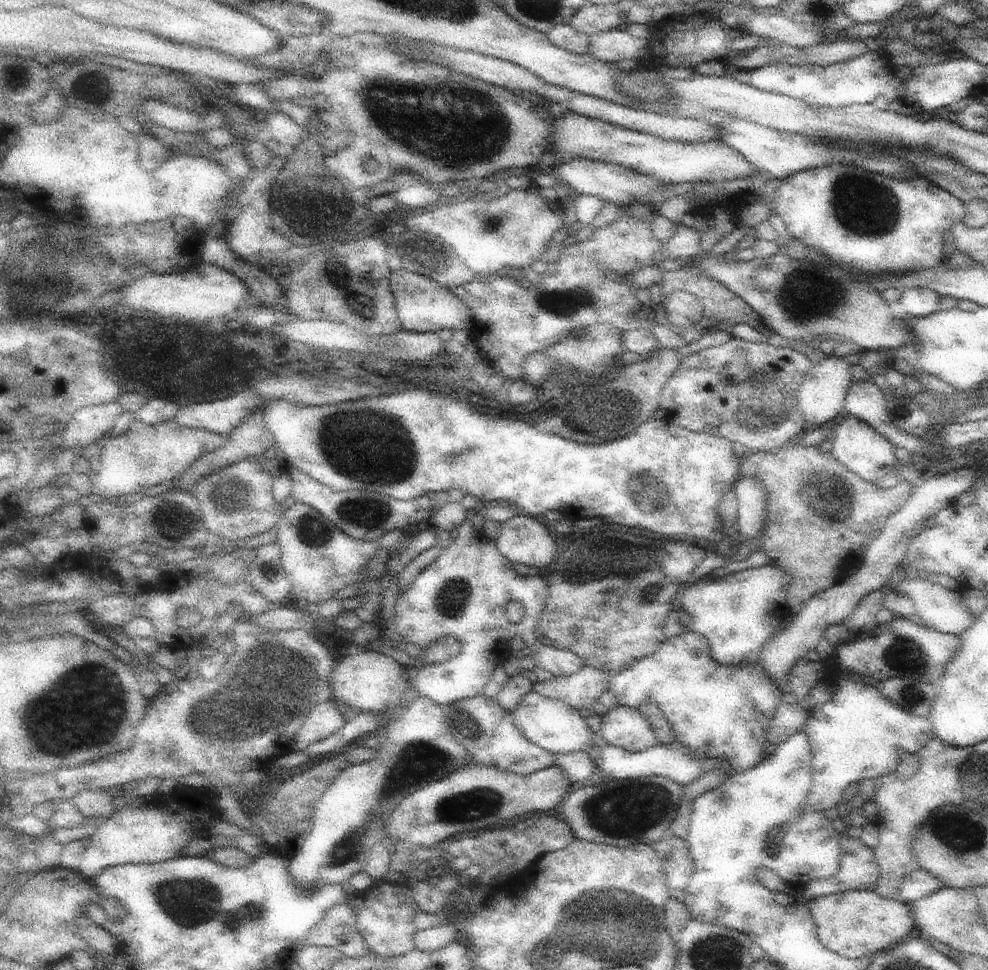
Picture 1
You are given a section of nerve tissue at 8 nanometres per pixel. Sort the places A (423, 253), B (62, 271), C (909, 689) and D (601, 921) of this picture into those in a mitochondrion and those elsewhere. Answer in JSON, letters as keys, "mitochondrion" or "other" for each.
{"A":"mitochondrion","B":"mitochondrion","C":"mitochondrion","D":"mitochondrion"}

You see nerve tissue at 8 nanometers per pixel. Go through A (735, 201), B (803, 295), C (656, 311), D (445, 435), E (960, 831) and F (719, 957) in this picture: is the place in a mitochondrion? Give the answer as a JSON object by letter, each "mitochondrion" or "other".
{"A":"other","B":"mitochondrion","C":"other","D":"other","E":"mitochondrion","F":"mitochondrion"}

